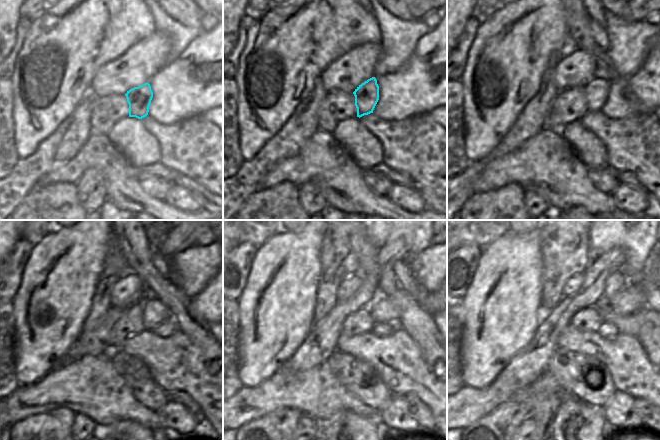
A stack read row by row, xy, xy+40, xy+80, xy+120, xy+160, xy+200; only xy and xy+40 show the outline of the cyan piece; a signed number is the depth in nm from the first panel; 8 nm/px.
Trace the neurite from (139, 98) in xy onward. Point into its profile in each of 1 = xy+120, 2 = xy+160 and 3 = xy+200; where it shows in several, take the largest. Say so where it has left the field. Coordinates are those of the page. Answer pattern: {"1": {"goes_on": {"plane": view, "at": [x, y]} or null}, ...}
{"1": {"goes_on": {"plane": "xy+120", "at": [154, 312]}}, "2": {"goes_on": {"plane": "xy+160", "at": [382, 310]}}, "3": {"goes_on": {"plane": "xy+200", "at": [632, 300]}}}

